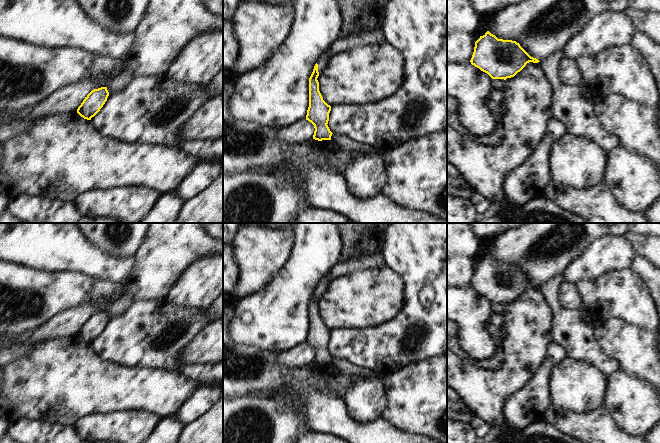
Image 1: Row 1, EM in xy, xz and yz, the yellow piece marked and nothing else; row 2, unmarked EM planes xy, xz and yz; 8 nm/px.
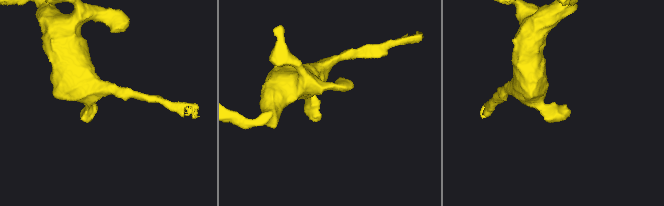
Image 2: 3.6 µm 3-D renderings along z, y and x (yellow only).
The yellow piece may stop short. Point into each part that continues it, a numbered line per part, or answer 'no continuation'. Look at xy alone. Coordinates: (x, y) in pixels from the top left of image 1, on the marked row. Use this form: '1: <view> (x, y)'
no continuation

